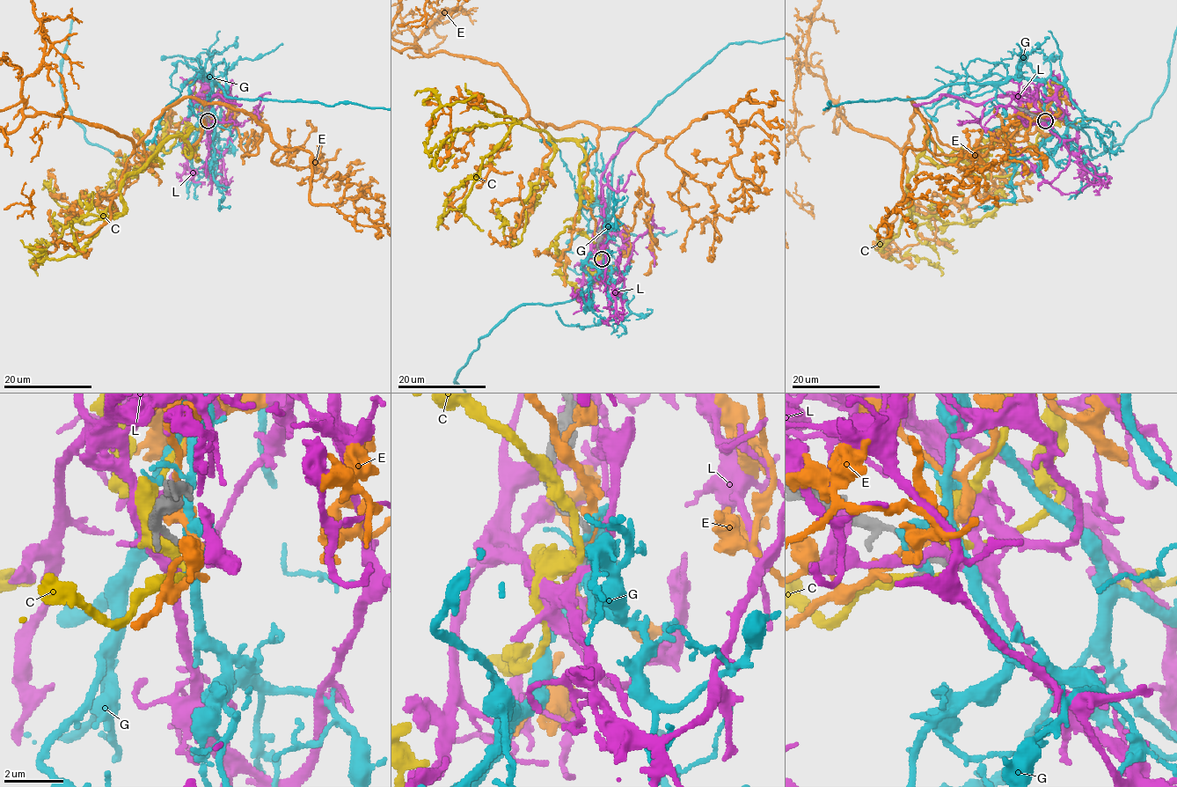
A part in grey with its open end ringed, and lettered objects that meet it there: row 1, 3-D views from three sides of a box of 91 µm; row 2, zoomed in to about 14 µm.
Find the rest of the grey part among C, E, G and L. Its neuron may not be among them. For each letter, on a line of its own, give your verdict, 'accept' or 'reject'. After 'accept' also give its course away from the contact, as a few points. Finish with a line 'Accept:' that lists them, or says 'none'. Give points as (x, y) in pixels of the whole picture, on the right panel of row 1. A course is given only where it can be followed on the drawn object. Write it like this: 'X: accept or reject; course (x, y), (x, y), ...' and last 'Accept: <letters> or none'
C: reject
E: reject
G: reject
L: accept; course (1045, 121), (1047, 109), (1038, 99), (1019, 95), (990, 99), (981, 125), (1054, 187), (1078, 191)
Accept: L

